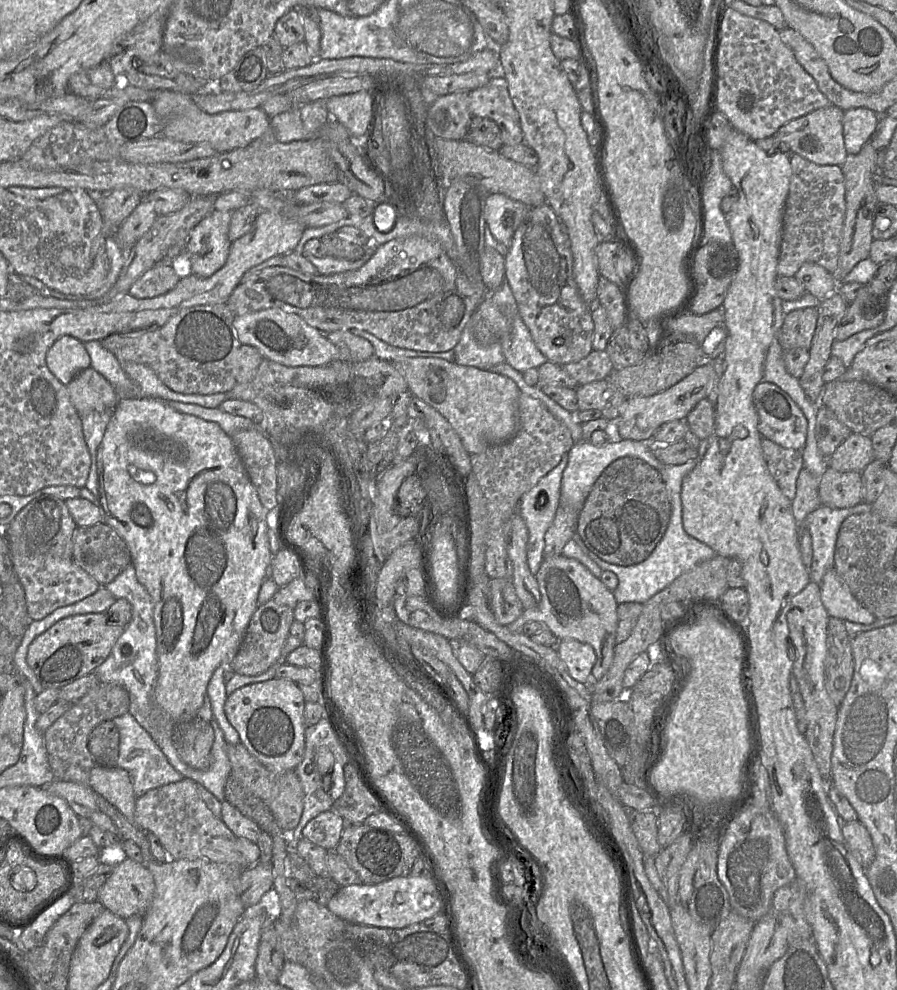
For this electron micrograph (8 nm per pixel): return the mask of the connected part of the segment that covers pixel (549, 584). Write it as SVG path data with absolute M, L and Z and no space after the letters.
M564 555L545 558L536 573L541 601L535 608L525 609L507 627L515 633L522 633L523 626L531 621L543 622L559 639L574 639L587 643L596 653L592 675L600 680L609 670L616 646L618 626L618 603L613 591L609 590L582 563Z

